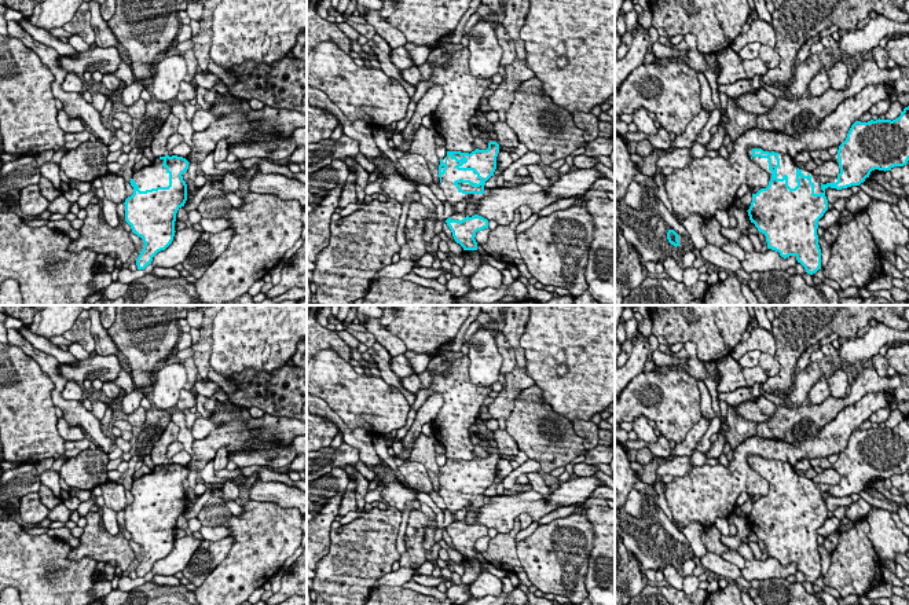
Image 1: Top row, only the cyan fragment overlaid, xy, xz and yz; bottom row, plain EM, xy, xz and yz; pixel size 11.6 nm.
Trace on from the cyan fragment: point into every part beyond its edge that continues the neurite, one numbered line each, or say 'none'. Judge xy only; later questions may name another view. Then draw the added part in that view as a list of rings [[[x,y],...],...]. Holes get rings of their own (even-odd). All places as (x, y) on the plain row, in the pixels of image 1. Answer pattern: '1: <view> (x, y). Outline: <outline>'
1: xy (150, 484). Outline: [[[157,466],[151,473],[146,473],[133,480],[132,487],[140,499],[169,494],[169,481],[162,472],[164,468]]]

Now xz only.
1: xz (451, 501). Outline: [[[452,465],[441,466],[443,472],[447,473],[447,478],[441,483],[441,490],[439,495],[444,499],[446,506],[450,512],[455,513],[457,510],[474,510],[477,512],[484,506],[484,502],[462,502],[458,499],[458,495],[454,492],[455,488],[463,487],[470,488],[473,492],[480,491],[480,487],[473,478],[458,478],[455,474],[461,470],[457,470]]]

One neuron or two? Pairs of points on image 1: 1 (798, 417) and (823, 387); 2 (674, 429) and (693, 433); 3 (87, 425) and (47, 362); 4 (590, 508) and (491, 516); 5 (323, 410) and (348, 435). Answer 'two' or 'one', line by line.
1: two
2: two
3: one
4: two
5: one

